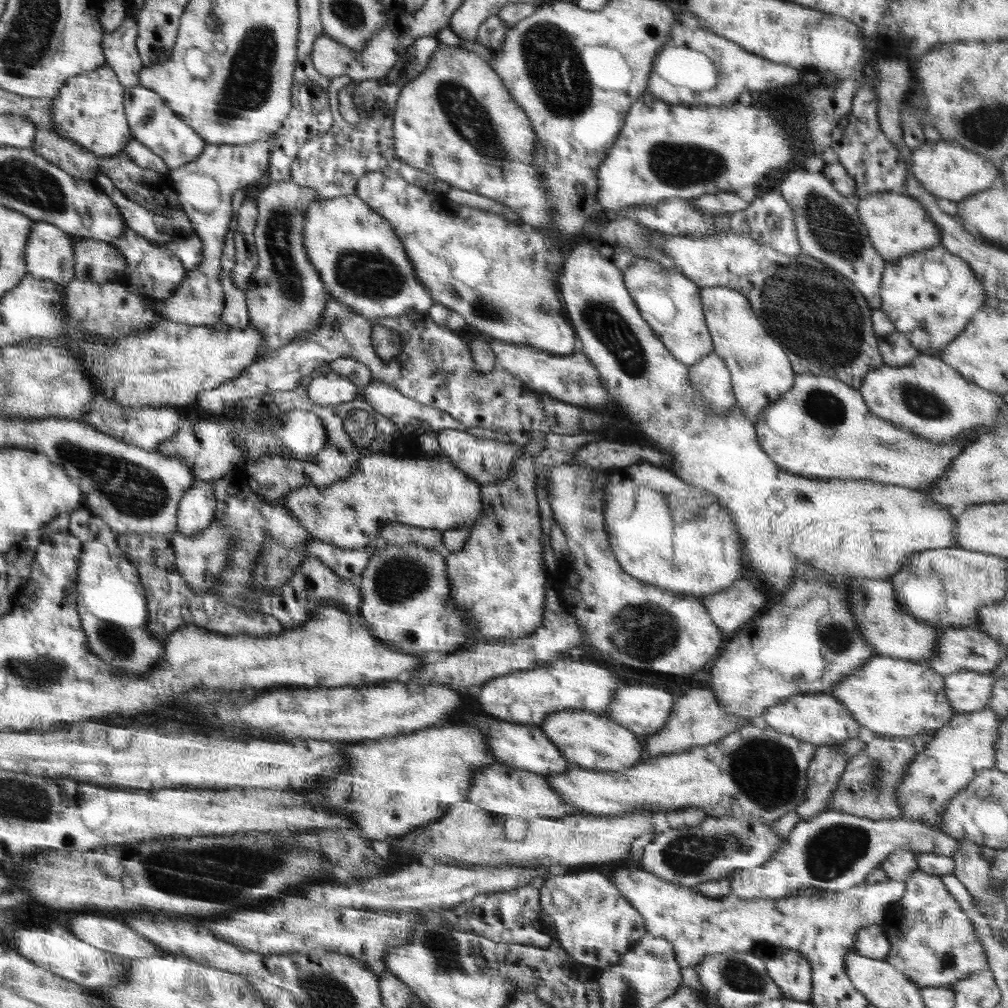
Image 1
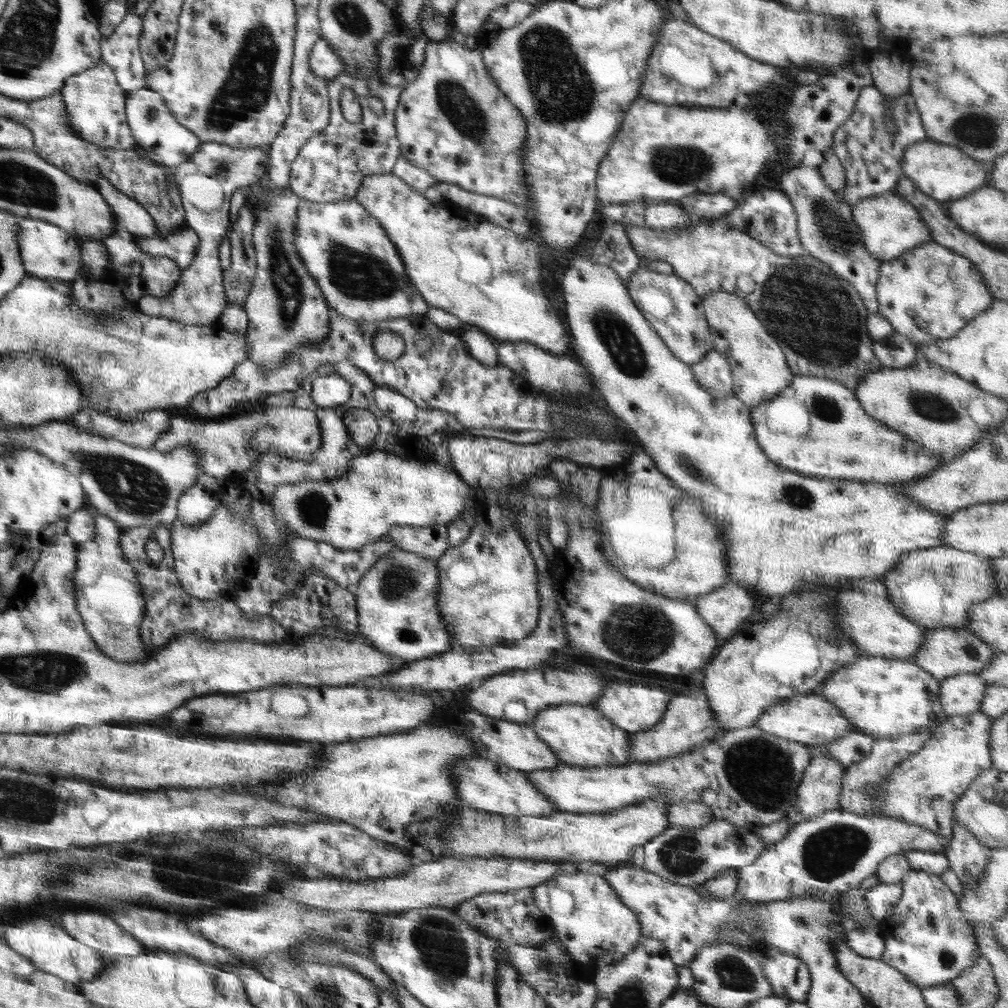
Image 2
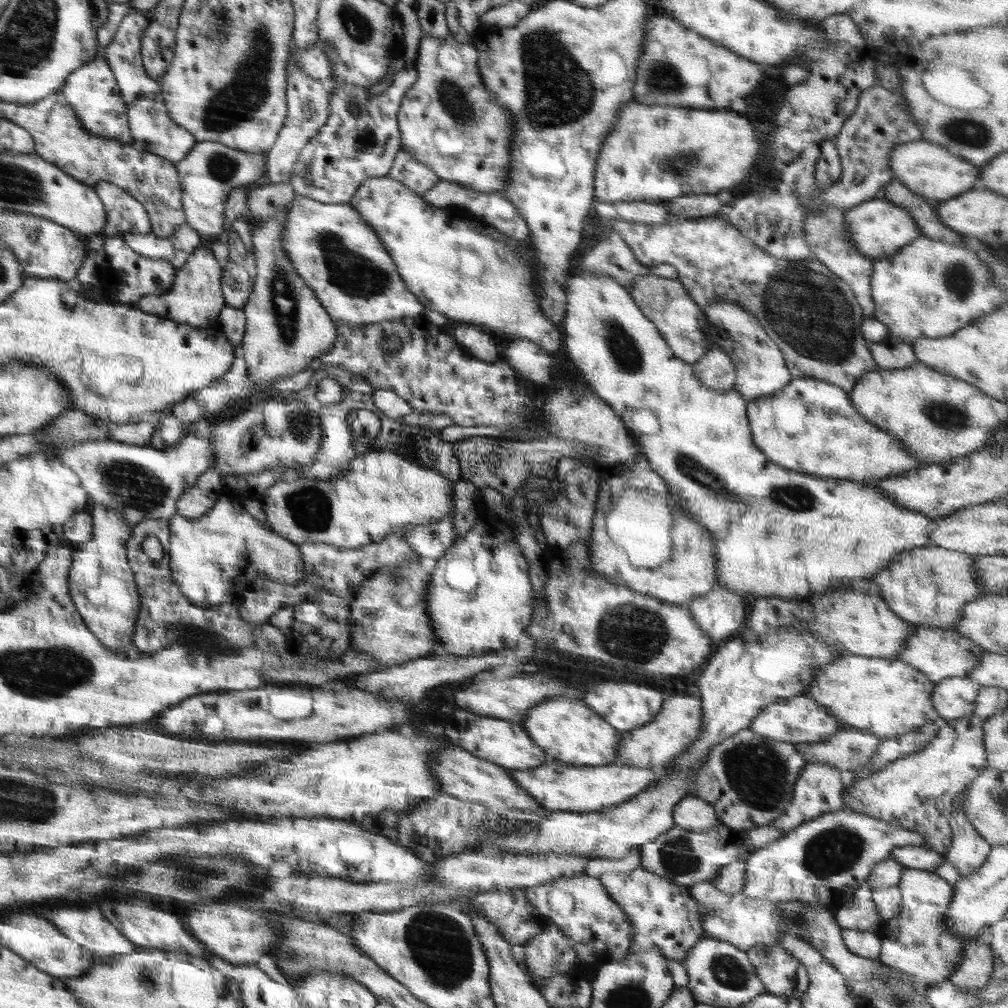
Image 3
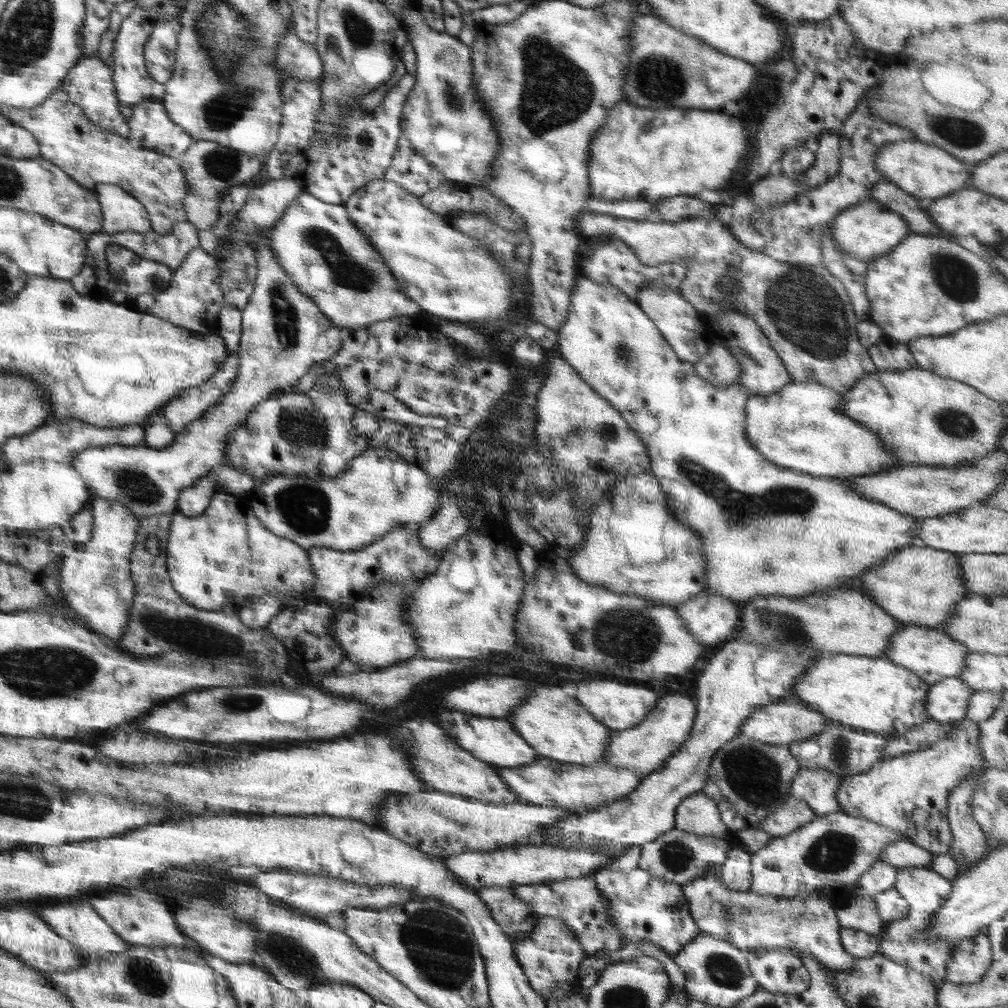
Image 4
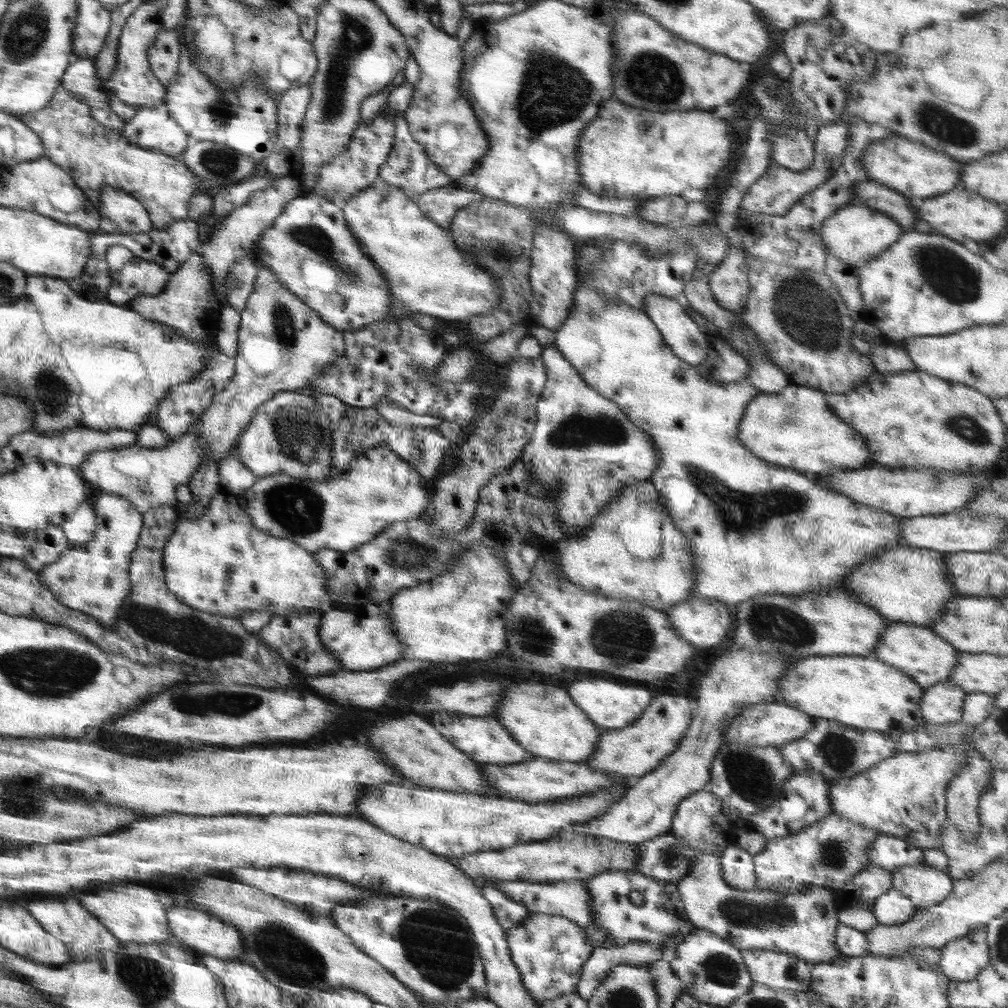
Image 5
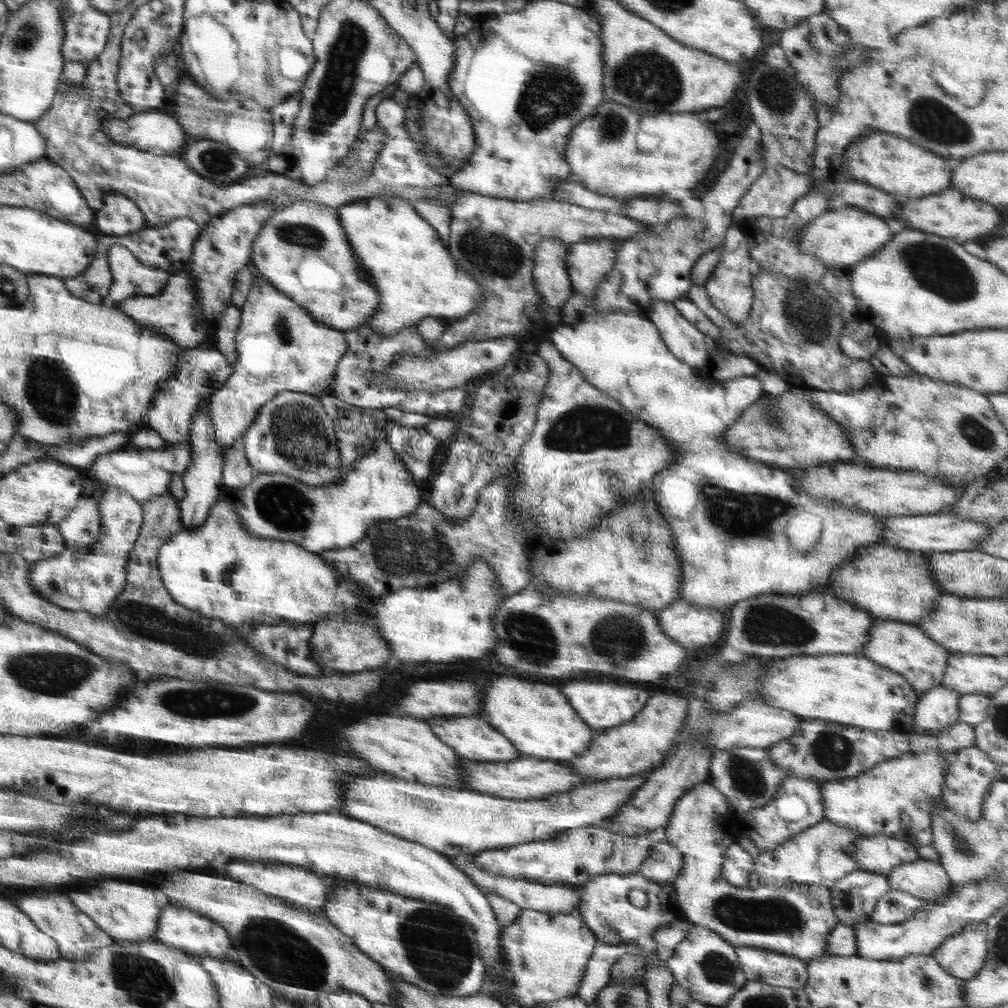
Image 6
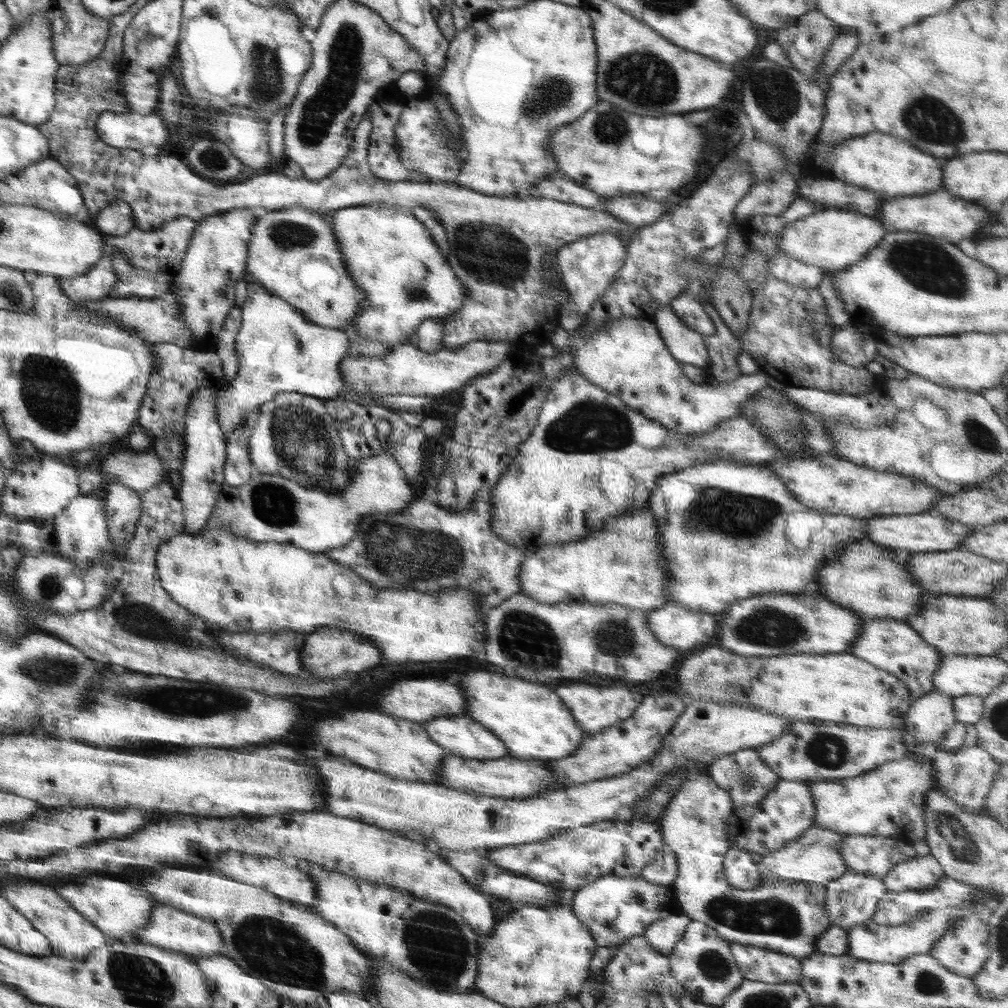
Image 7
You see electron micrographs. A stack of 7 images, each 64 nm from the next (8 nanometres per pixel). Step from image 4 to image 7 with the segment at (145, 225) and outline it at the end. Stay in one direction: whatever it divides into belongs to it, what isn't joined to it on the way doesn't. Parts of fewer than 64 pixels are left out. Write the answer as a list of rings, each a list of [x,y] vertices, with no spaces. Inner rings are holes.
[[[116,199],[96,215],[94,225],[104,236],[124,235],[134,228],[134,211],[124,200]]]

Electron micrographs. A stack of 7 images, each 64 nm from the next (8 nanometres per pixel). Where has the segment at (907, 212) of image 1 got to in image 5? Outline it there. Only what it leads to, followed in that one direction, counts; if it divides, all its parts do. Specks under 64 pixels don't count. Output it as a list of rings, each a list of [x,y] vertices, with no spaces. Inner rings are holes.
[[[848,204],[820,224],[820,237],[824,243],[825,254],[830,253],[854,264],[866,263],[886,252],[888,246],[894,244],[903,231],[901,224],[890,215],[860,204]]]

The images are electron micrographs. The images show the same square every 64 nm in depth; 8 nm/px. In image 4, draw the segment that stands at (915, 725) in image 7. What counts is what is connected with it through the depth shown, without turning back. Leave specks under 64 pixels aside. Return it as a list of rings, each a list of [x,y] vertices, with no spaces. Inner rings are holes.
[[[958,676],[931,685],[926,696],[926,712],[930,720],[950,724],[964,719],[972,693],[972,687]]]

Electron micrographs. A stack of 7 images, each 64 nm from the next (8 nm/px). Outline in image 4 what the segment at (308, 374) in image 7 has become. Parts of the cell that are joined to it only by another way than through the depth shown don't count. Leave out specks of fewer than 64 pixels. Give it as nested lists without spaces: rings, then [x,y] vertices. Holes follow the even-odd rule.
[[[270,229],[262,231],[253,241],[256,249],[257,277],[255,289],[248,305],[242,310],[242,337],[239,342],[238,356],[240,369],[238,378],[220,399],[220,402],[204,412],[194,422],[186,426],[186,434],[178,435],[174,443],[161,449],[142,445],[110,445],[106,447],[90,447],[74,455],[71,465],[77,469],[87,488],[92,493],[92,499],[114,500],[124,504],[139,520],[148,516],[158,516],[164,512],[177,512],[177,502],[182,488],[191,487],[200,477],[216,470],[226,462],[226,443],[231,432],[240,423],[246,421],[250,411],[260,402],[270,398],[273,390],[288,391],[292,384],[306,375],[309,369],[318,363],[327,362],[340,349],[340,327],[331,324],[309,296],[305,296],[294,283],[294,279],[284,271],[270,247]]]

